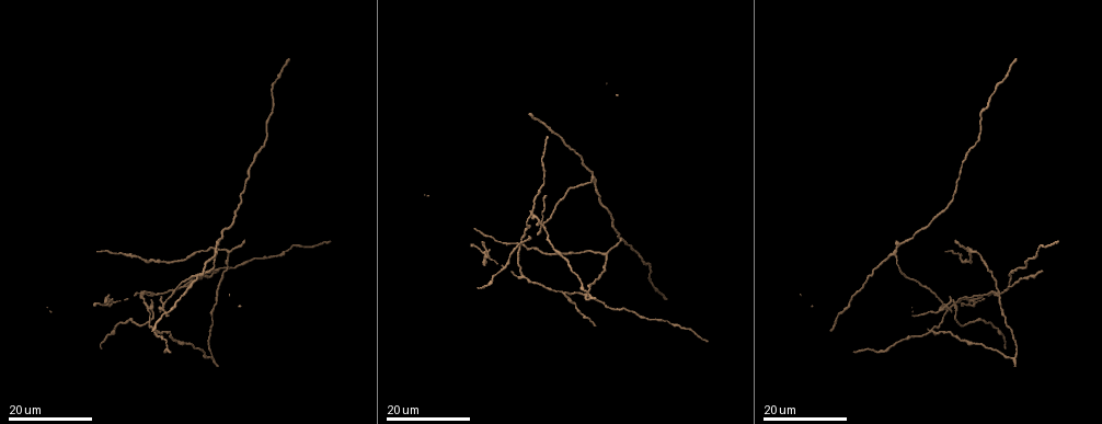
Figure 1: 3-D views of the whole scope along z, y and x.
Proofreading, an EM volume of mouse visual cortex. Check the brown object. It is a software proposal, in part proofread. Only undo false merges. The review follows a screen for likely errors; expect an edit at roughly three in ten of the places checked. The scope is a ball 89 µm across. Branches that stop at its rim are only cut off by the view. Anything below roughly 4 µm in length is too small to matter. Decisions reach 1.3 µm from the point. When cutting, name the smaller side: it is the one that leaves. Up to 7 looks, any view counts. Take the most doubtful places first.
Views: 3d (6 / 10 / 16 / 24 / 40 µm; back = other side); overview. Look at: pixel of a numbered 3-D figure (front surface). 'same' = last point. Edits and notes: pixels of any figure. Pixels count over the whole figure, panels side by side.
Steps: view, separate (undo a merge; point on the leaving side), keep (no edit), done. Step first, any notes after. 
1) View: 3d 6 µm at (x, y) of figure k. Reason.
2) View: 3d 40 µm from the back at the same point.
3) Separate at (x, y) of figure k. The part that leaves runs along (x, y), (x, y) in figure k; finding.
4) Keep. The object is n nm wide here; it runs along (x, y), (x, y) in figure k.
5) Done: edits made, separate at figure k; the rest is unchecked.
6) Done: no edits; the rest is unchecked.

View: 3d 16 µm at (519, 276) of figure 1. Two arms at a narrow angle.

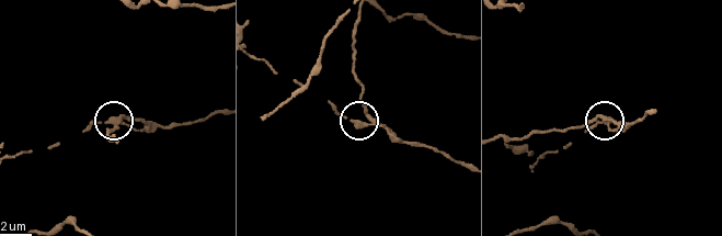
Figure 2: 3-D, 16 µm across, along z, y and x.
View: 3d 10 µm at (366, 122) of figure 2. Zoom in.

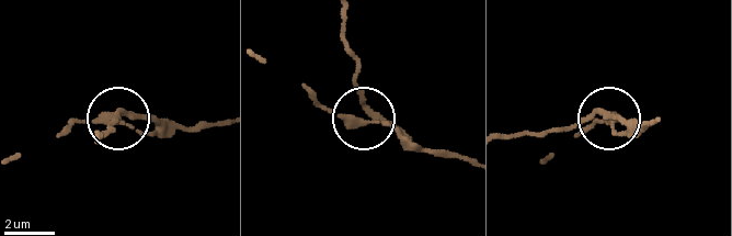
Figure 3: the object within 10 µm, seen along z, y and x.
Keep. 4 arms meet here; it runs along (345, 17), (345, 47), (365, 111), (345, 116), (310, 93) in figure 3; one cell here.

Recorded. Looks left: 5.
View: 3d 24 µm at (184, 286) of figure 1. Three arms meet.

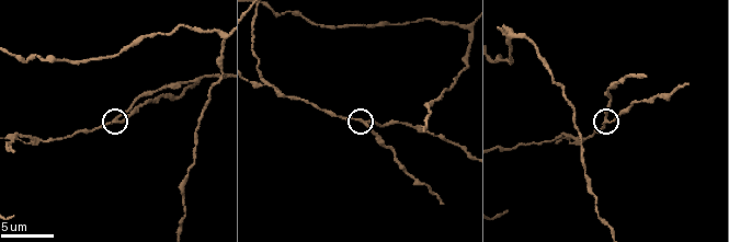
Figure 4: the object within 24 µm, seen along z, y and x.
View: 3d 6 µm at (362, 123) of figure 4.

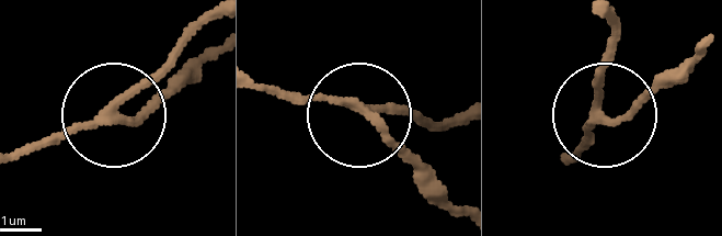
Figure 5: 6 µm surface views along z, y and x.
Separate at (158, 102) of figure 5. 3 arms meet here; two cells meet here.

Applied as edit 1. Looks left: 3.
View: 3d 16 µm at (894, 255) of figure 1. Two arms in line, one across.

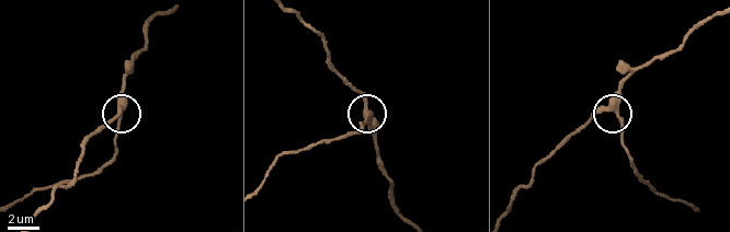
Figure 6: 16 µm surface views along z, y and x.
View: 3d 6 µm at (364, 108) of figure 6.

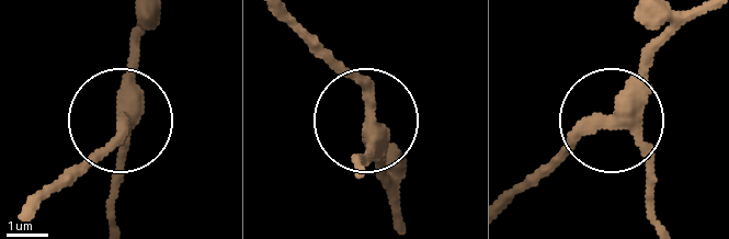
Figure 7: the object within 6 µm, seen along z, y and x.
Keep. It runs along (360, 163), (367, 101), (300, 31) in figure 7; continuous, no second cell.

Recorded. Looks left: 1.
Done: edits made, separate at figure 5; the rest is unchecked.

